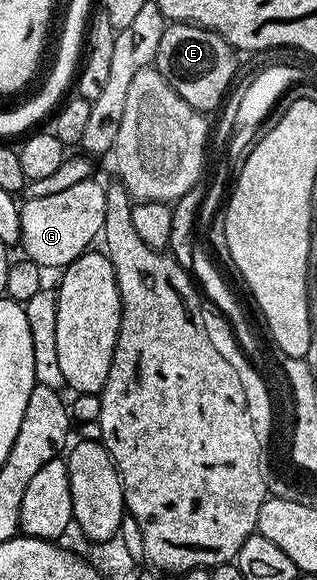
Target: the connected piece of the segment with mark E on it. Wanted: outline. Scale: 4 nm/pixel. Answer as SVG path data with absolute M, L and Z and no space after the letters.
M172 22L163 28L153 66L194 111L208 113L222 101L235 75L235 58L235 48L230 47L216 31L198 27L195 23Z

